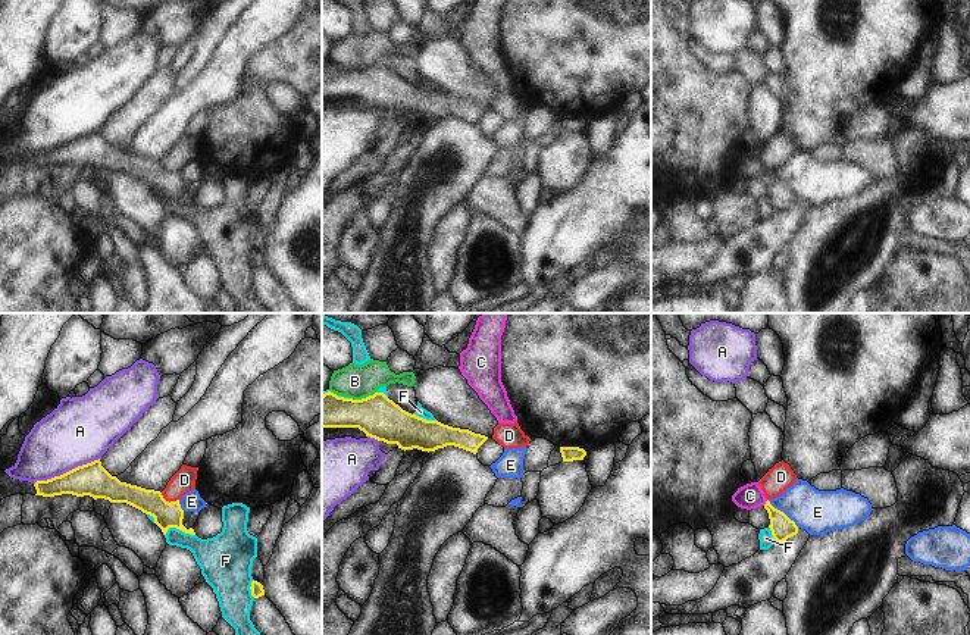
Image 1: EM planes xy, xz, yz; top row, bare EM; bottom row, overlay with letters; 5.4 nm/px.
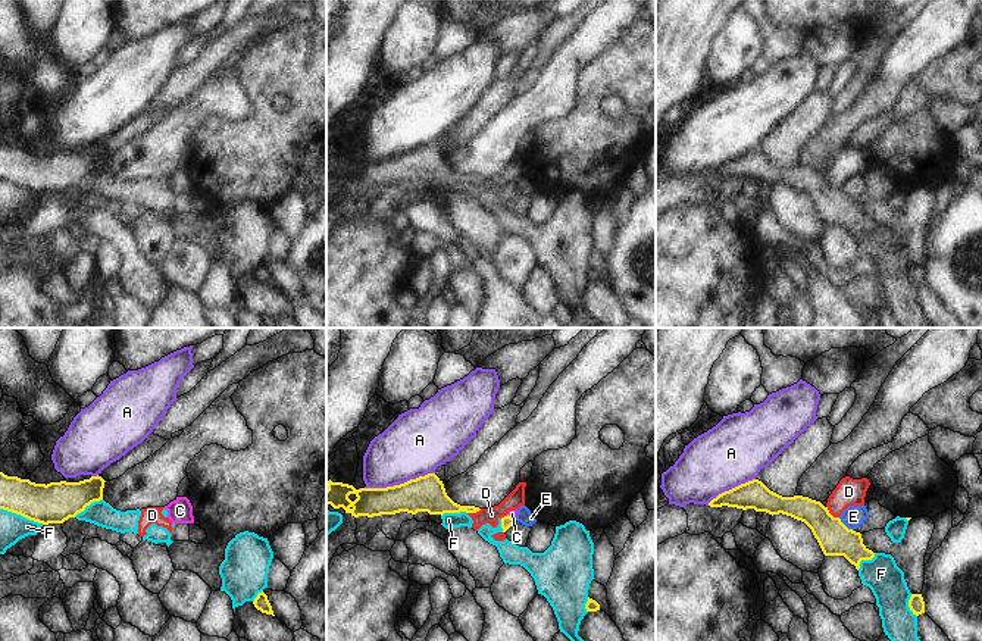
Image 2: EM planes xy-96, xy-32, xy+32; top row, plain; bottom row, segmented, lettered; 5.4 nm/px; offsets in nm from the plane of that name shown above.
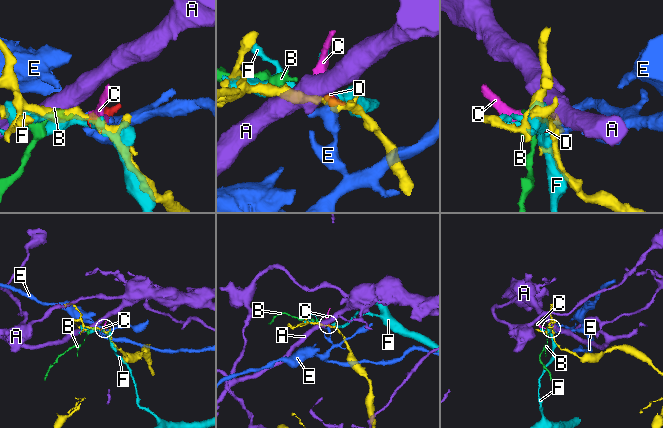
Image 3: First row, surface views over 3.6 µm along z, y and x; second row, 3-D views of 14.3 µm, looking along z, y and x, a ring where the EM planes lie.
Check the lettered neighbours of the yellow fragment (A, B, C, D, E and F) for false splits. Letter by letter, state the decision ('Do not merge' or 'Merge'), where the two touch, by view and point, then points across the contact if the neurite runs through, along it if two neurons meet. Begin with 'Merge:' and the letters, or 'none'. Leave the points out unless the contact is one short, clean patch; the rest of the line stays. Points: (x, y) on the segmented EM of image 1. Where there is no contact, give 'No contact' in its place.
Merge: C
A: Do not merge. Touches yellow at xy (66, 472). Boundary: xy (99, 457), (59, 475), (38, 479), (34, 484)
B: Do not merge. Touches yellow at xz (362, 399). Boundary: xz (375, 391), (360, 399), (349, 399)
C: Merge. Touches yellow at yz (766, 503). Path across: yz (782, 528), (766, 503), (750, 496)
D: Do not merge. Touches yellow at xy (168, 501). Boundary: xy (160, 493), (169, 501), (178, 500)
E: Do not merge. Touches yellow at yz (782, 512). Boundary: yz (767, 500), (798, 526)
F: Do not merge. Touches yellow at xy (180, 529)

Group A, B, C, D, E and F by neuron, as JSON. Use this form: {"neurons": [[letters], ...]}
{"neurons": [["A"], ["B"], ["C"], ["D", "F"], ["E"]]}

